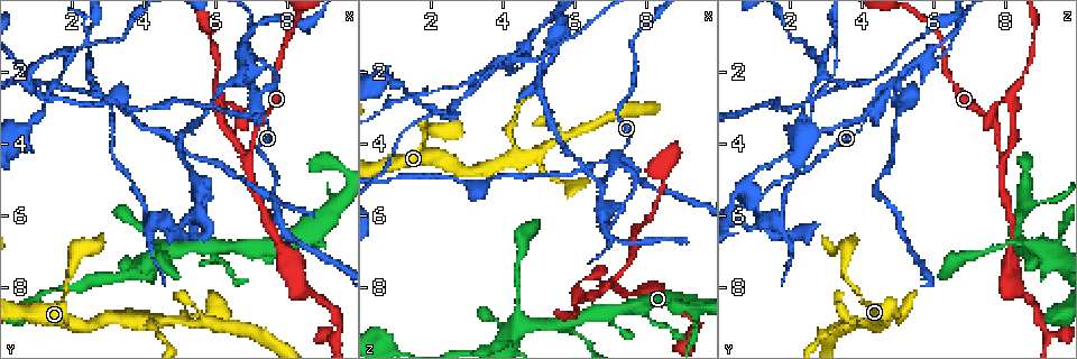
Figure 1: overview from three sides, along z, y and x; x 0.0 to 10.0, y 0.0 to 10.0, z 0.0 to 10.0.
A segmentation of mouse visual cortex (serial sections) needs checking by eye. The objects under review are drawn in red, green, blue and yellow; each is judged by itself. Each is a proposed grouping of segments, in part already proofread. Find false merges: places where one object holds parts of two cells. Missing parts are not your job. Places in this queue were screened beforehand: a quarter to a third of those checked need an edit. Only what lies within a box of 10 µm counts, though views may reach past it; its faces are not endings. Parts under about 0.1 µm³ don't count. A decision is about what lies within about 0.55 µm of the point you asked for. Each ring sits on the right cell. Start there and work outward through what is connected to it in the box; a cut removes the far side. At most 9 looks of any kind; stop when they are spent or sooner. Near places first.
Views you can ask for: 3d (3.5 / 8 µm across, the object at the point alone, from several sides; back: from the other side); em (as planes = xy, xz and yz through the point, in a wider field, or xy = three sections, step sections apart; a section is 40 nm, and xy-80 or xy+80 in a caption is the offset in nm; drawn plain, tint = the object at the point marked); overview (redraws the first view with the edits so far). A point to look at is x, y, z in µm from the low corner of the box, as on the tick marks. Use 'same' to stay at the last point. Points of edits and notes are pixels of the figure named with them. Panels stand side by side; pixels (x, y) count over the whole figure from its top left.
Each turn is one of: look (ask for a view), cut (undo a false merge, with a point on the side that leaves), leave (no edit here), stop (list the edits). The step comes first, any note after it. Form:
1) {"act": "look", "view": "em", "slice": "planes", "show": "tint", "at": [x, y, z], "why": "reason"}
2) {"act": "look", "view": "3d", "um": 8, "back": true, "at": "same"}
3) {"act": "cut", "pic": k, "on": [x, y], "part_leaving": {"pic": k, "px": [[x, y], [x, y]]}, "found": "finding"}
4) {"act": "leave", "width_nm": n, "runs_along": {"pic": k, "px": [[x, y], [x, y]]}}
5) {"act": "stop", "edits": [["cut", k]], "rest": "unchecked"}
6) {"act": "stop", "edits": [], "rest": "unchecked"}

{"act": "look", "view": "3d", "um": 3.5, "back": true, "at": [7.00, 0.95, 6.60], "why": "a fork"}

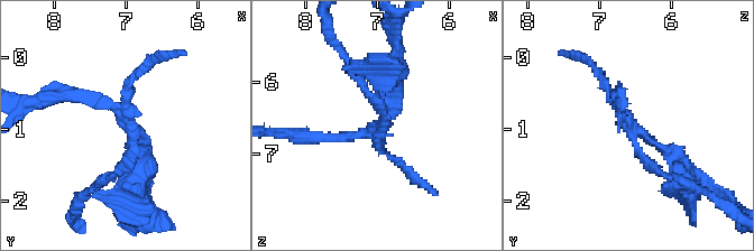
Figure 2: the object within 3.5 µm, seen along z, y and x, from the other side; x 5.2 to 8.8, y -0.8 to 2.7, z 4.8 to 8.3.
{"act": "look", "view": "em", "slice": "planes", "show": "tint", "at": [6.95, 0.95, 6.60], "arms": 3, "arm_widths_nm": [100, 150, 200], "why": "shape alone is not enough"}

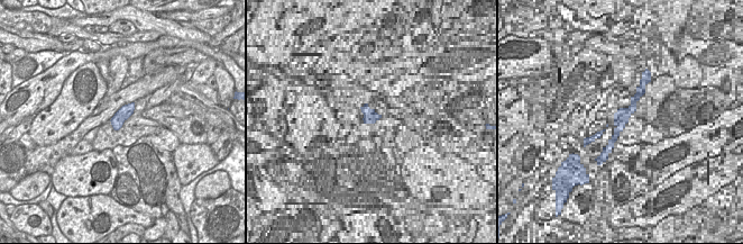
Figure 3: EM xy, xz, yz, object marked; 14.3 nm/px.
{"act": "look", "view": "em", "slice": "xy", "step": 2, "show": "tint", "at": "same", "why": "another direction"}

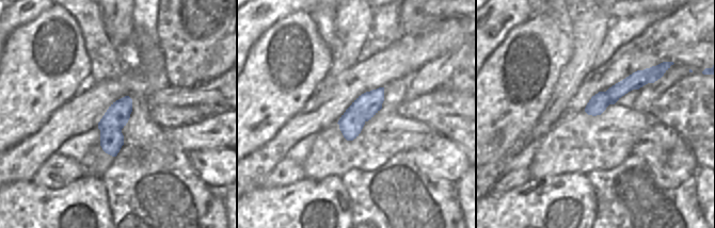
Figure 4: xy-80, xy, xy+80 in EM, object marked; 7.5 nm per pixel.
{"act": "cut", "pic": 2, "on": [709, 182], "found": "two cells meet here"}

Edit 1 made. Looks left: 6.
{"act": "look", "view": "overview", "why": "redraw"}

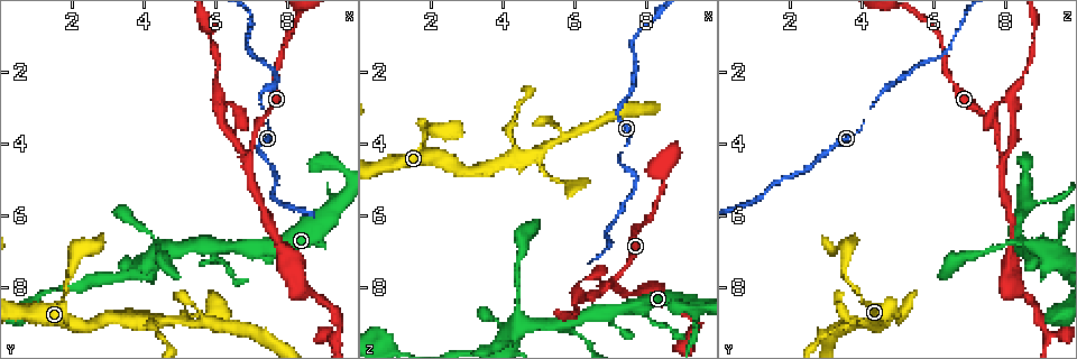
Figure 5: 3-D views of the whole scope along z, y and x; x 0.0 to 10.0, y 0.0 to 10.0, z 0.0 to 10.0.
{"act": "look", "view": "3d", "um": 3.5, "at": [6.95, 4.35, 7.90]}

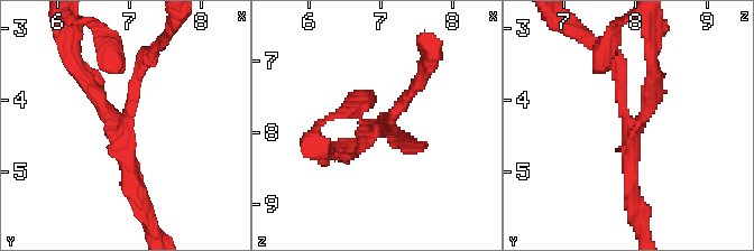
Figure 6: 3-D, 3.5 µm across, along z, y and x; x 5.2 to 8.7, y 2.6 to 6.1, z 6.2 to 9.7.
{"act": "look", "view": "em", "slice": "xy", "step": 3, "show": "tint", "at": [6.90, 4.35, 7.95], "why": "now the EM"}

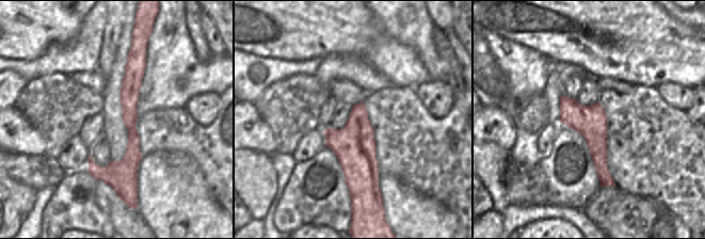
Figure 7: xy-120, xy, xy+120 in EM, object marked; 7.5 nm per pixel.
{"act": "leave", "width_nm": 320, "runs_along": {"pic": 6, "px": [[610, 59], [631, 124], [634, 201]]}, "found": "one cell here"}

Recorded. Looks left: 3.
{"act": "look", "view": "3d", "um": 8, "at": [4.50, 6.85, 8.80], "why": "looks like a crossing"}

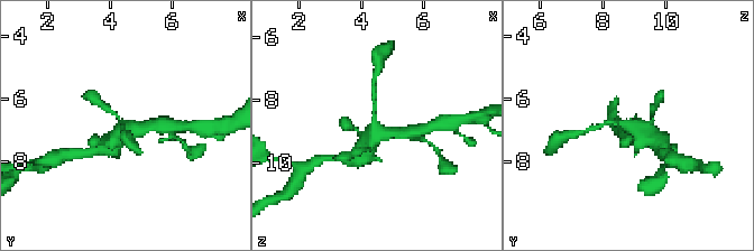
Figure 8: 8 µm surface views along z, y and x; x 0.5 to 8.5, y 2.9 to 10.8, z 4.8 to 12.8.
{"act": "look", "view": "3d", "um": 3.5, "at": "same"}

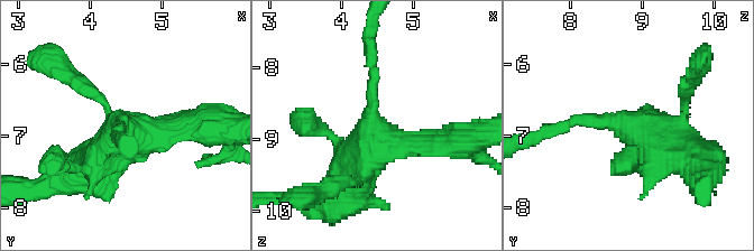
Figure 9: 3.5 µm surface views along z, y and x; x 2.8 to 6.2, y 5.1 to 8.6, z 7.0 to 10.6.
{"act": "look", "view": "em", "slice": "xy", "step": 5, "show": "tint", "at": [4.45, 6.85, 8.80]}

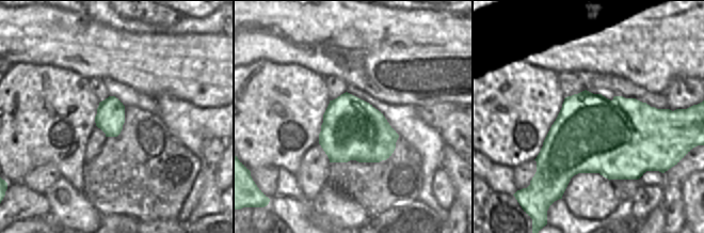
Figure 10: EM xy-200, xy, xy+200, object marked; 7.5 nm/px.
{"act": "leave", "runs_along": {"pic": 9, "px": [[458, 141], [379, 143], [341, 195]]}, "found": "all the same cell"}

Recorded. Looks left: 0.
{"act": "stop", "edits": [["cut", 2]], "rest": "unchecked"}

